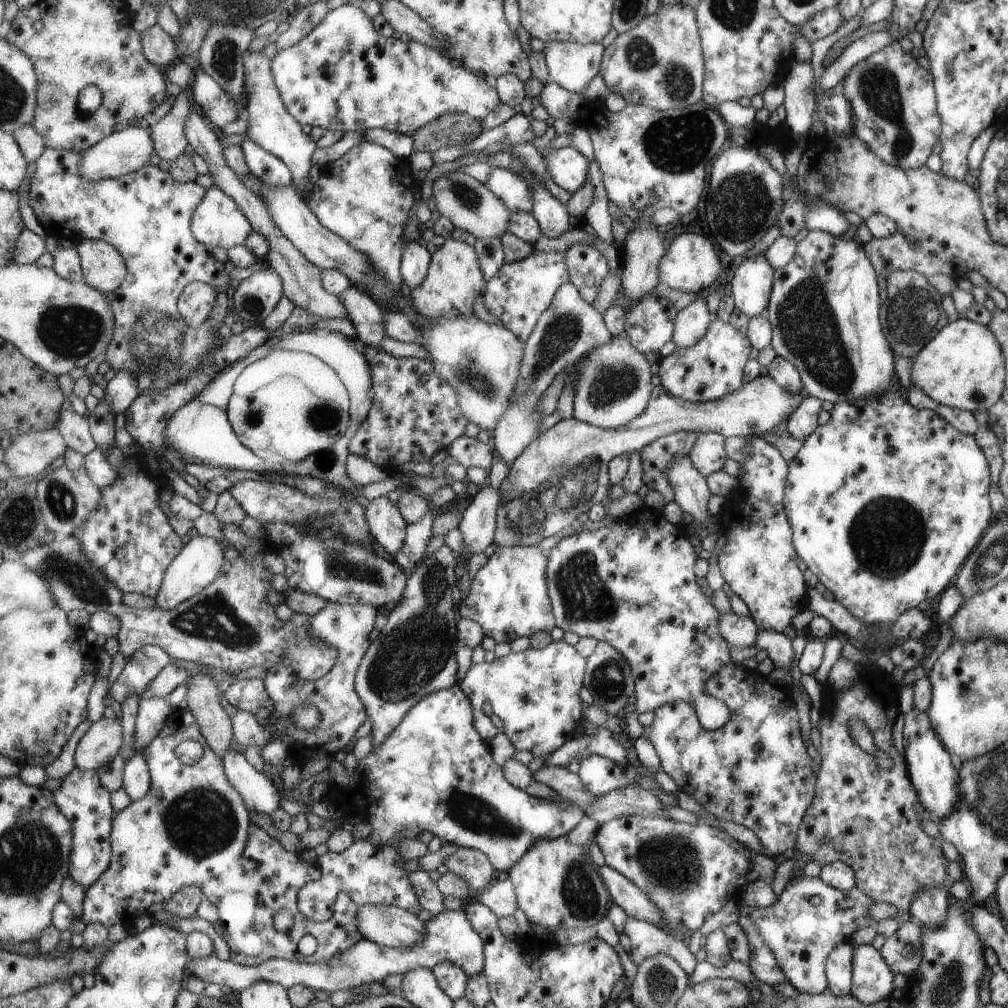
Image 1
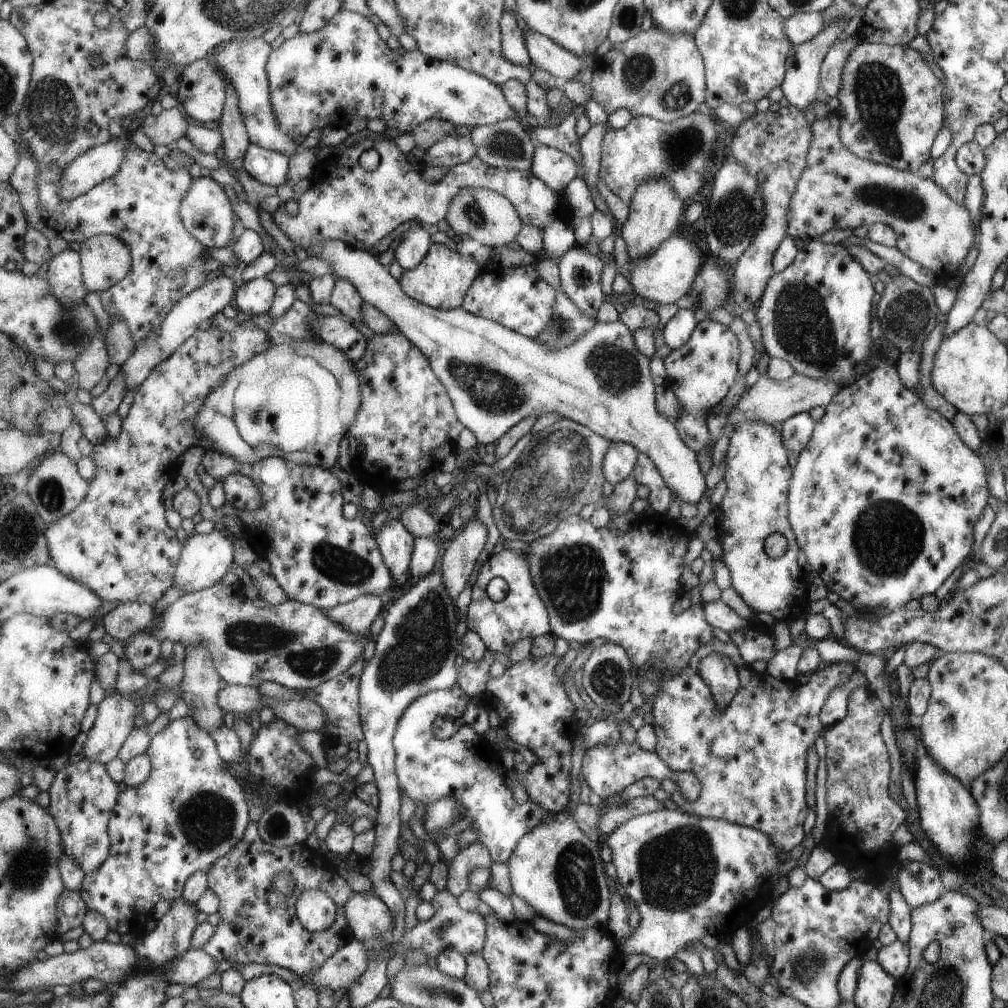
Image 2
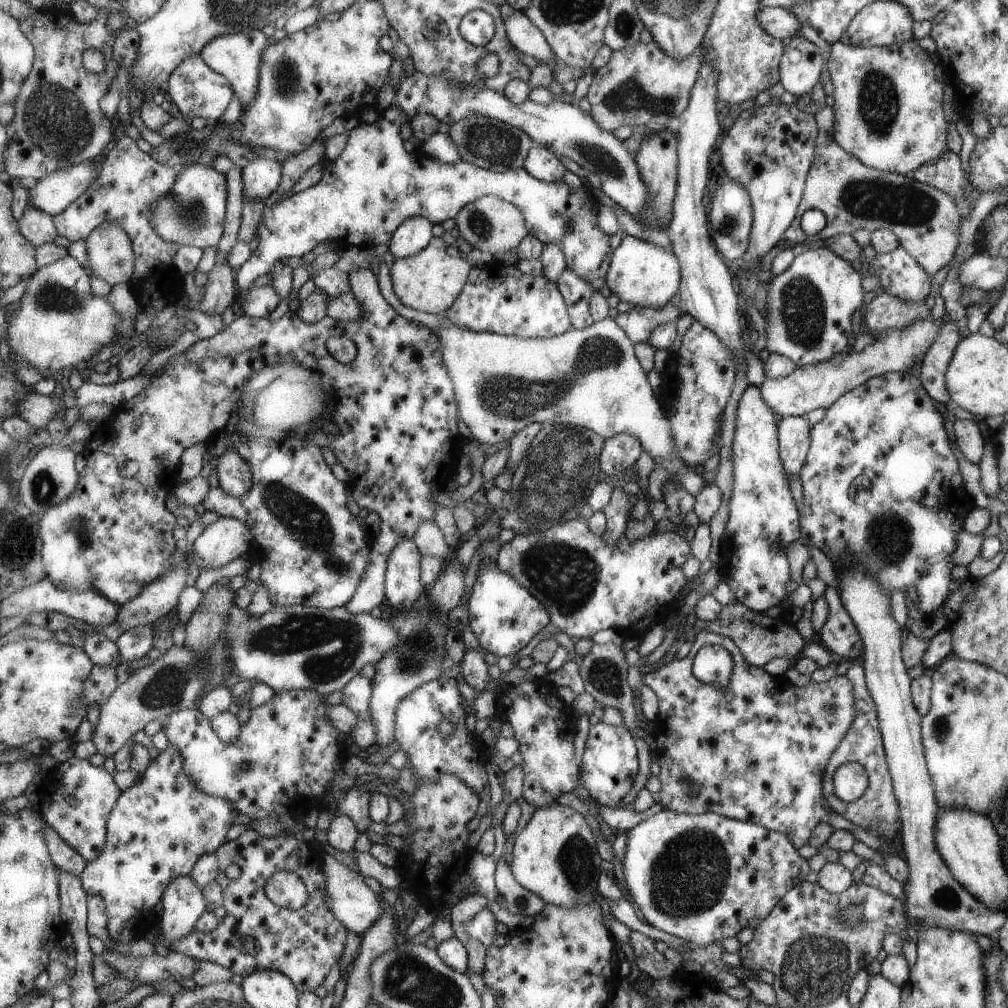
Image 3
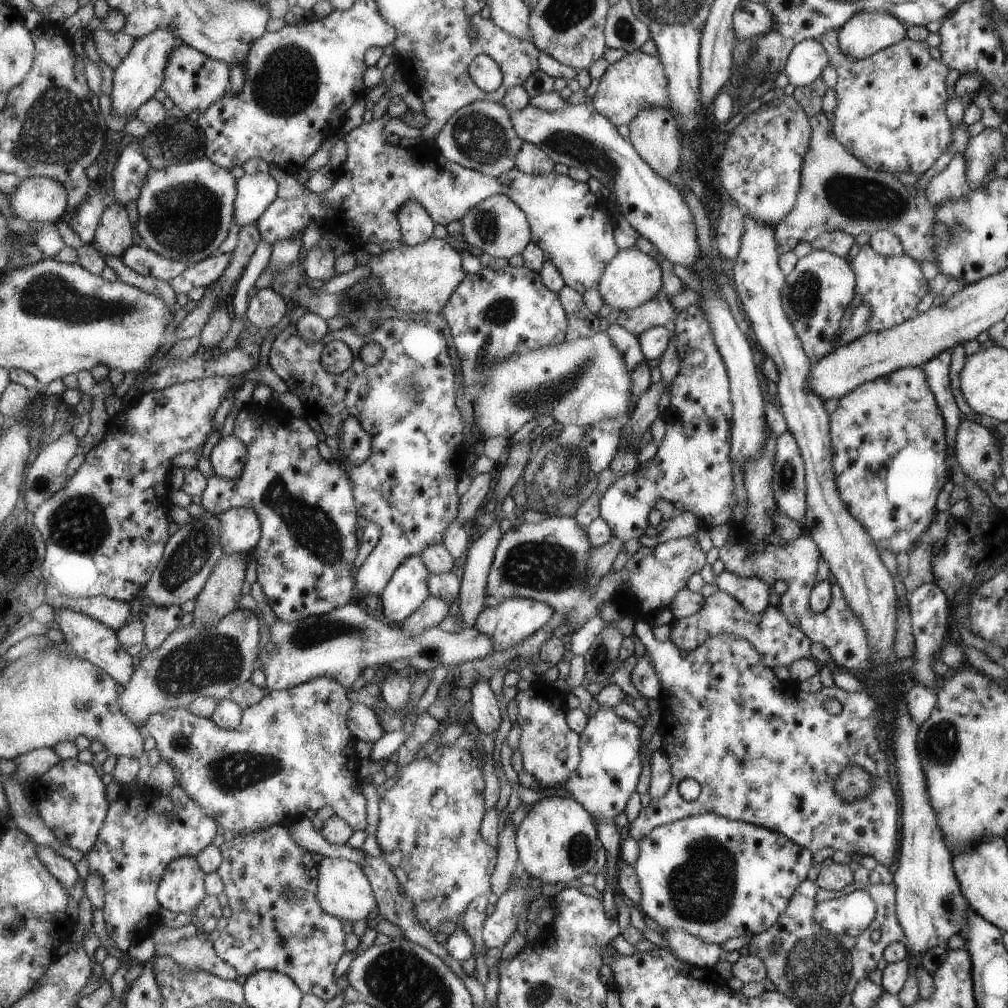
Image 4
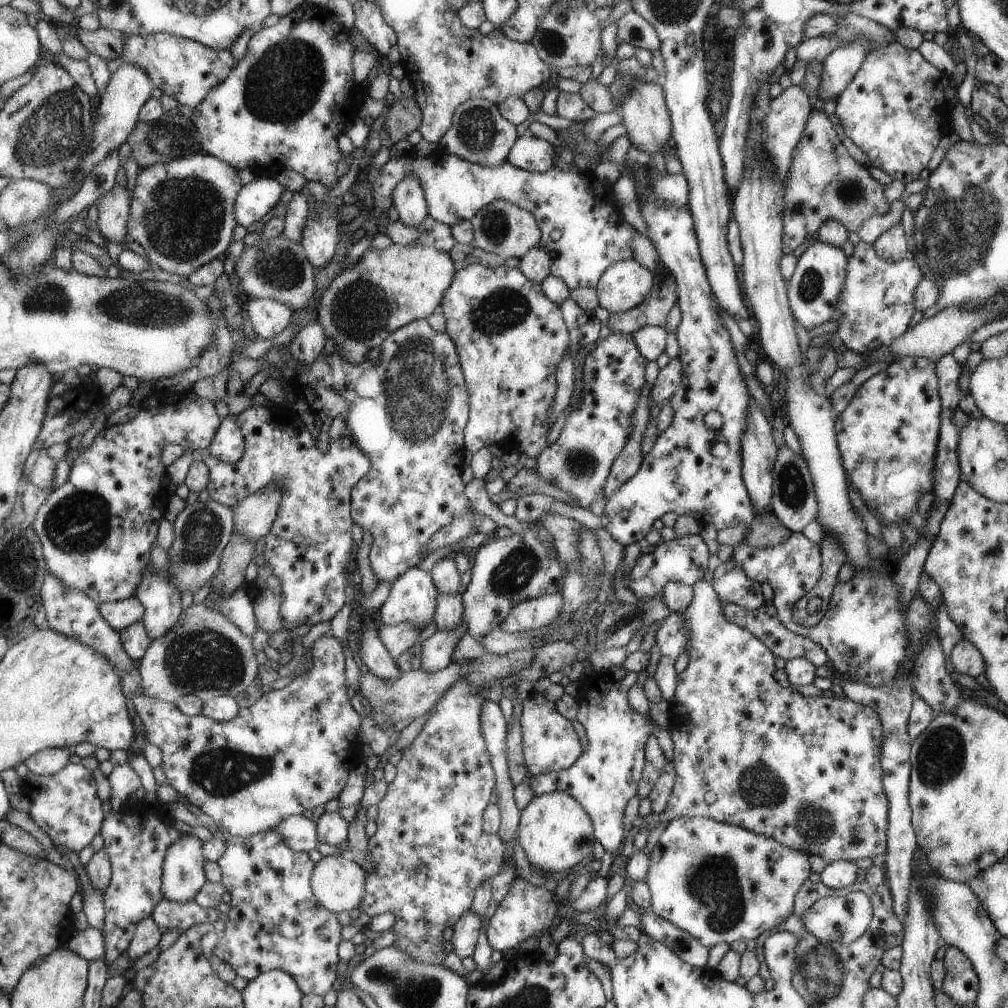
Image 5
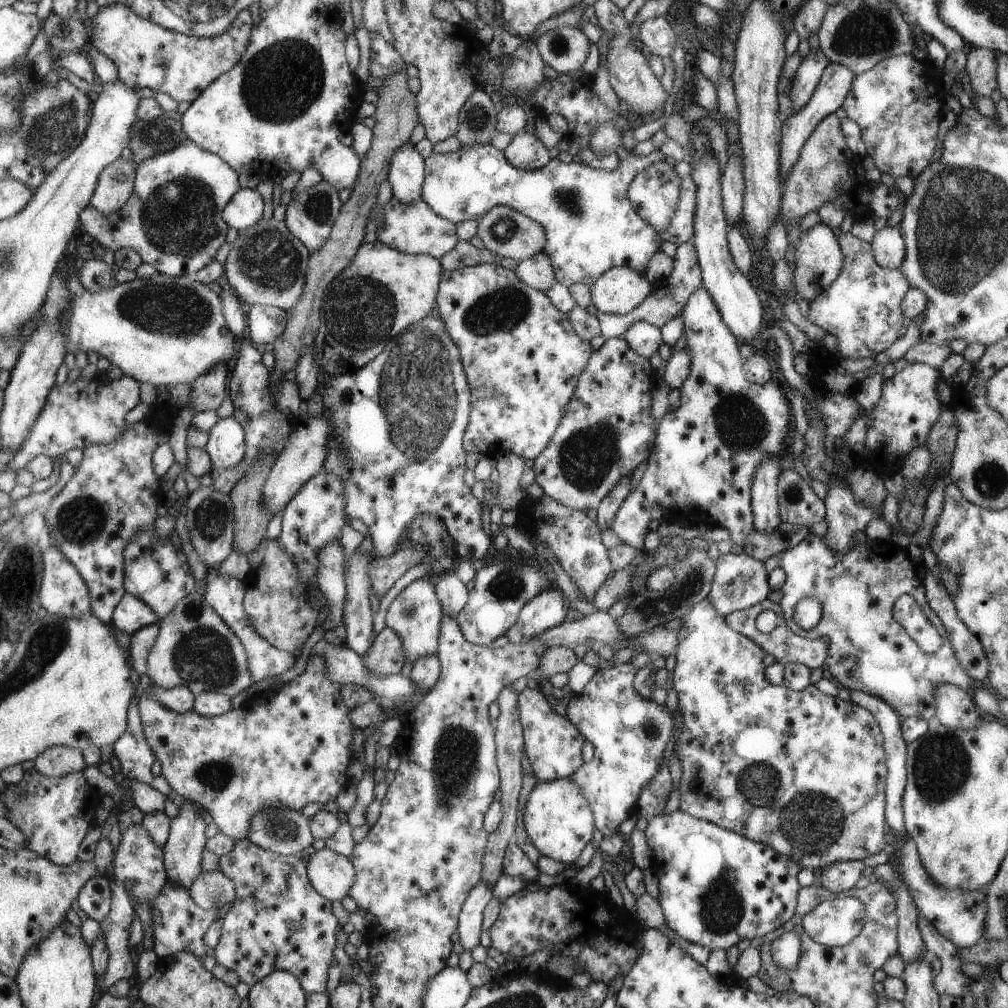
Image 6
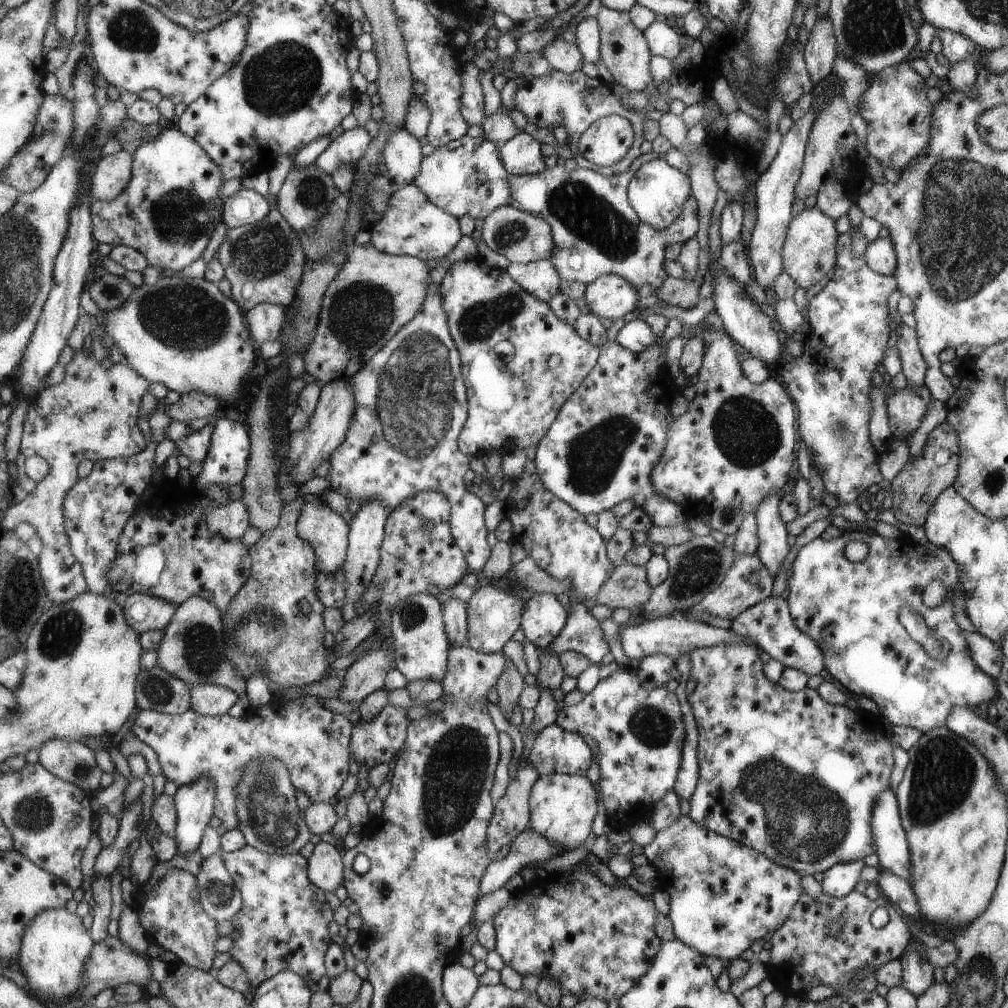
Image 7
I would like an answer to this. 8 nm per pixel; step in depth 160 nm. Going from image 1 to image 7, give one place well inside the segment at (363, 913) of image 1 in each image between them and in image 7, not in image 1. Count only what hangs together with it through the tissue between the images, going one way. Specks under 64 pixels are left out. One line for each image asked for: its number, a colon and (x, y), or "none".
2: (367, 917)
3: (347, 897)
4: (344, 891)
5: (337, 882)
6: (330, 874)
7: (323, 866)

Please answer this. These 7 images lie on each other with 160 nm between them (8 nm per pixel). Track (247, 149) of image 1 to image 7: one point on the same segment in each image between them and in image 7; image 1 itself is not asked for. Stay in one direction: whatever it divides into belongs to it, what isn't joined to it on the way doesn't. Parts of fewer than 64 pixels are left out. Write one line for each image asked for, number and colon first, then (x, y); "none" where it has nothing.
2: (270, 168)
3: (259, 177)
4: (256, 191)
5: (256, 198)
6: (245, 207)
7: (243, 207)

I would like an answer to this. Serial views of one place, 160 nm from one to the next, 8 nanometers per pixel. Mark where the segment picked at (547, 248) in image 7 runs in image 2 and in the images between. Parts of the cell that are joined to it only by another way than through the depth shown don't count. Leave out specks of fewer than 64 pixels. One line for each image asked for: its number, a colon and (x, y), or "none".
2: (483, 215)
3: (489, 224)
4: (497, 226)
5: (501, 228)
6: (506, 233)

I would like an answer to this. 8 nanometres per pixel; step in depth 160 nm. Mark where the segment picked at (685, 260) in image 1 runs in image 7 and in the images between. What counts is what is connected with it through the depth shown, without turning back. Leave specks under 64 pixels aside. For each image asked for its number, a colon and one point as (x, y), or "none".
2: (668, 274)
3: (645, 275)
4: (631, 278)
5: (624, 284)
6: (620, 289)
7: (610, 296)

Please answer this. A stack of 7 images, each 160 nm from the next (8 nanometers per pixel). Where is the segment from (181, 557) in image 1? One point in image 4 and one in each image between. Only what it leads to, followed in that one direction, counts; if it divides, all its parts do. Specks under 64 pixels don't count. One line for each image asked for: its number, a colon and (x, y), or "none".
2: (206, 558)
3: (227, 538)
4: (239, 530)

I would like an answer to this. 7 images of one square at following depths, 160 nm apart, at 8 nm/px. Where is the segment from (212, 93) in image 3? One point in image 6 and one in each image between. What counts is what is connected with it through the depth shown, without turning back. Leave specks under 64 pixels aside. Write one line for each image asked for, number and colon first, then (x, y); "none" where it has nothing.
4: (192, 80)
5: (186, 70)
6: (147, 55)

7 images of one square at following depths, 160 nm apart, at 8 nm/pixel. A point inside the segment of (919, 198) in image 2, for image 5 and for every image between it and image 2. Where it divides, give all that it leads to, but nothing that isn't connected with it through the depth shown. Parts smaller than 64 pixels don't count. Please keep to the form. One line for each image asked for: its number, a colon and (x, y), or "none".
3: (852, 196)
4: (837, 192)
5: (824, 183)

